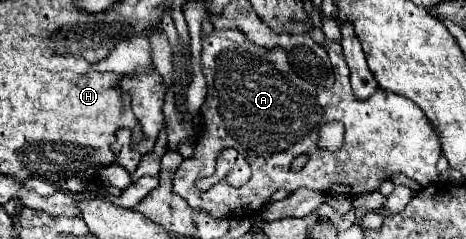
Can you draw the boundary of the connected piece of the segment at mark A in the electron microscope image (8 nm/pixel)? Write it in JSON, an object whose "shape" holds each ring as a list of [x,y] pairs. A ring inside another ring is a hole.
{"shape":[[[214,29],[212,33],[202,33],[202,75],[206,79],[206,101],[202,105],[202,119],[204,119],[204,133],[194,145],[194,153],[190,159],[182,161],[174,175],[174,191],[186,199],[186,203],[194,211],[204,211],[214,219],[232,219],[232,217],[248,217],[258,213],[272,197],[274,191],[286,189],[296,191],[300,187],[322,191],[322,193],[336,193],[336,195],[360,195],[376,191],[378,185],[398,173],[408,175],[410,179],[418,181],[422,187],[428,183],[438,181],[436,161],[440,157],[440,143],[438,135],[434,135],[426,115],[416,107],[410,99],[386,93],[382,89],[376,89],[374,95],[368,99],[358,99],[352,93],[350,79],[348,79],[348,65],[344,63],[340,41],[324,39],[322,47],[328,51],[332,59],[332,71],[334,71],[334,87],[332,89],[320,89],[320,87],[306,87],[306,81],[296,75],[292,65],[288,63],[288,57],[282,49],[264,49],[248,41],[248,37],[238,29]],[[340,121],[344,125],[344,145],[336,153],[328,153],[316,145],[318,131],[324,123]],[[224,147],[234,147],[252,167],[252,179],[242,187],[232,187],[226,181],[220,181],[208,191],[198,191],[194,187],[194,181],[200,177],[214,175],[216,157]],[[308,153],[310,161],[300,173],[290,173],[290,163],[294,157]]]}

